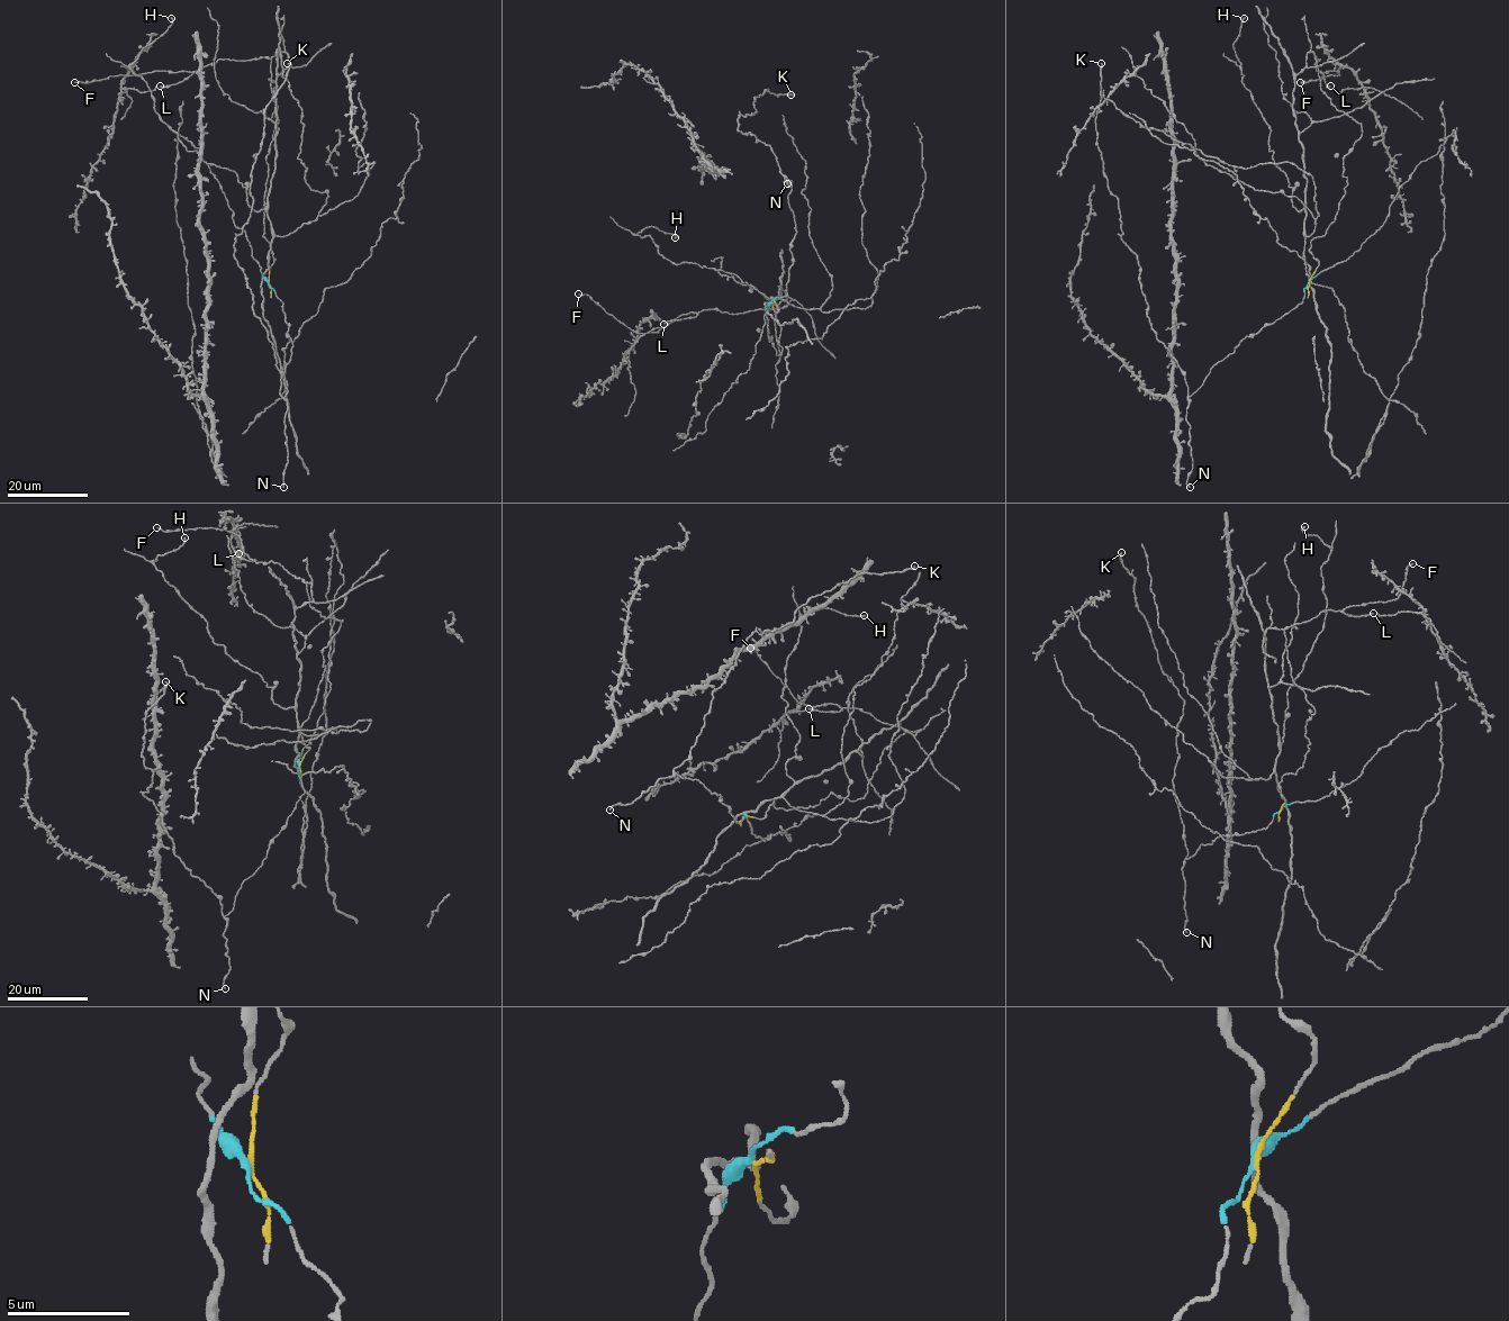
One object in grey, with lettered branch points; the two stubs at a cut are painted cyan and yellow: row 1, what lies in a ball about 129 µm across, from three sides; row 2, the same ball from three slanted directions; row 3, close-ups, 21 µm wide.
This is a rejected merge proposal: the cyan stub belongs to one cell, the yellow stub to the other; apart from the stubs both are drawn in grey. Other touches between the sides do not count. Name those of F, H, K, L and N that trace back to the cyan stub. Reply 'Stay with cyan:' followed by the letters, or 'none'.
Stay with cyan: K, N

